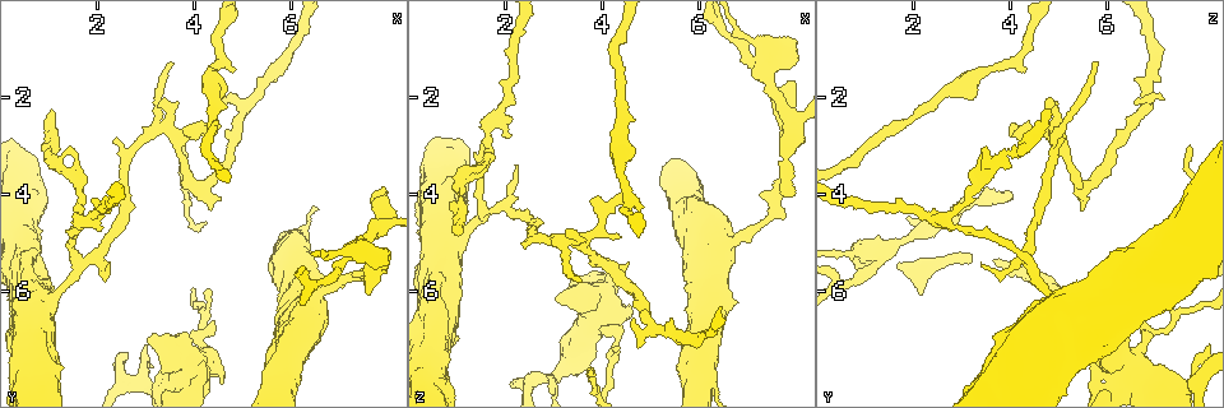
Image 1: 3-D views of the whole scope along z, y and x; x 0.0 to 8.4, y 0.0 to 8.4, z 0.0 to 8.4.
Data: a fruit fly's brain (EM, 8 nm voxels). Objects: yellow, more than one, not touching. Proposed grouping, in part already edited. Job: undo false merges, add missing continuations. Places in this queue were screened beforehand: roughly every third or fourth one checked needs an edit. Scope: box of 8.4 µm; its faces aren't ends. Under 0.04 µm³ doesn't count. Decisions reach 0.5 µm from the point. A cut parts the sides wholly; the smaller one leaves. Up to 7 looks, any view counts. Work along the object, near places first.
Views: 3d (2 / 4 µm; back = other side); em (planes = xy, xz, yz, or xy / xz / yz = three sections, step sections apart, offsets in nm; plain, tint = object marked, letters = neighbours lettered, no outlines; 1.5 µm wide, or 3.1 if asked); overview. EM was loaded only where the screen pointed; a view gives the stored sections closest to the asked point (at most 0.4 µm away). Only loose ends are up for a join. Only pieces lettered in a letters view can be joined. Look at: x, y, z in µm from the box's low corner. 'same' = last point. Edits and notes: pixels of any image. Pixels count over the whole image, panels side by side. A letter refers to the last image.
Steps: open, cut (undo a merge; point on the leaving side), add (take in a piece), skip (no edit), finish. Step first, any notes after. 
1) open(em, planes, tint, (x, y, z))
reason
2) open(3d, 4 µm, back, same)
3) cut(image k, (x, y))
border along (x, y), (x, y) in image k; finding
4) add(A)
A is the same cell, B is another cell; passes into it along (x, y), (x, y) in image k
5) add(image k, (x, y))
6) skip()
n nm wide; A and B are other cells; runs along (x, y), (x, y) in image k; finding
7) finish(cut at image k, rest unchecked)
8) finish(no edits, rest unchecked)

open(em, planes, letters, (1.65, 4.55, 2.75))
arms part here

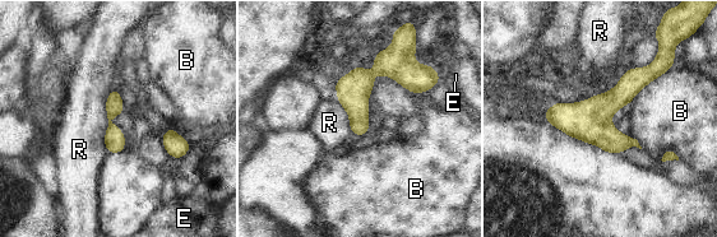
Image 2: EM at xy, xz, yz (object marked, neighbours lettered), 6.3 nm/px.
skip()
R touches over 420 nm; B, E and R are other cells; border along (114, 88), (106, 102), (107, 152) in image 2; one cell here

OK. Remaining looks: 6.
open(3d, 2 µm, back, (6.75, 5.20, 0.55))
thick turns thin

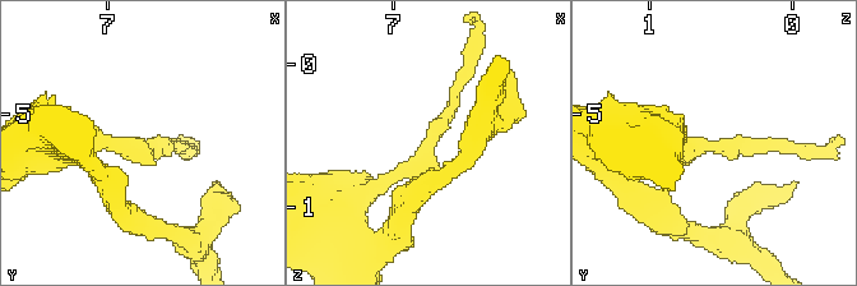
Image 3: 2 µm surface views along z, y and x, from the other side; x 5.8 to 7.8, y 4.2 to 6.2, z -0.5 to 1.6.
open(em, planes, letters, (6.80, 5.22, 0.54))

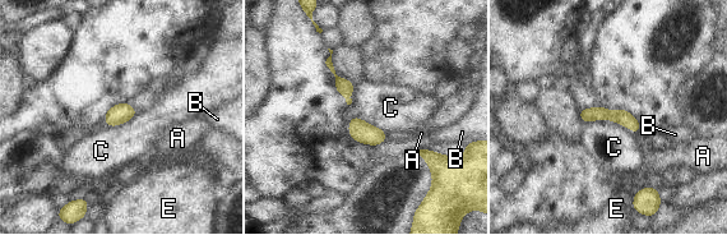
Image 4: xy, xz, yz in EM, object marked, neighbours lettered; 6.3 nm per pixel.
skip()
C touches over 340 nm; A, B, C and E are other cells; runs along (583, 113), (623, 116), (637, 128) in image 4; all the same cell

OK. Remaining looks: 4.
open(3d, 4 µm, (4.15, 7.00, 6.85))
thick turns thin

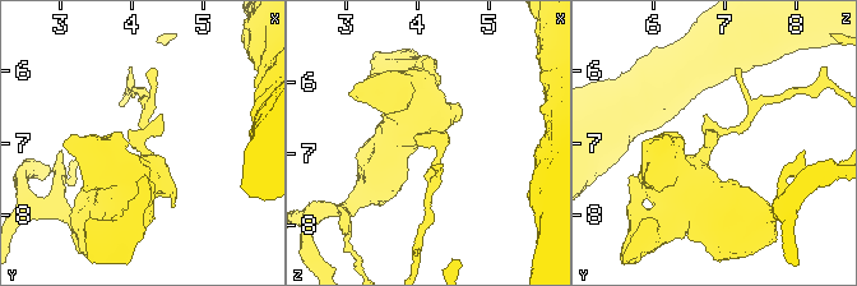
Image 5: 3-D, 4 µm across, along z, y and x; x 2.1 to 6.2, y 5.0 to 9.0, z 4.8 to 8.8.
open(em, planes, tint, (4.15, 6.90, 6.80))
now the EM

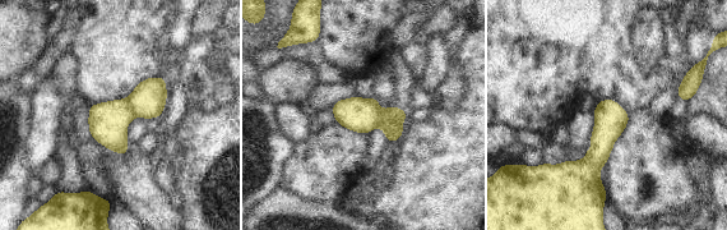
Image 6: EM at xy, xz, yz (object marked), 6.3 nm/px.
open(em, planes, letters, same)

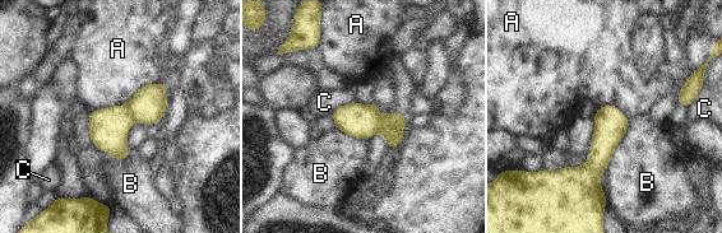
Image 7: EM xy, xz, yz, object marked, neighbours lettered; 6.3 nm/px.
cut(image 7, (357, 120))
200 nm wide; A, B and C are other cells; border along (368, 106), (378, 119), (378, 130) in image 7; two cells meet here

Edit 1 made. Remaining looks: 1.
finish(cut at image 7, rest unchecked)

